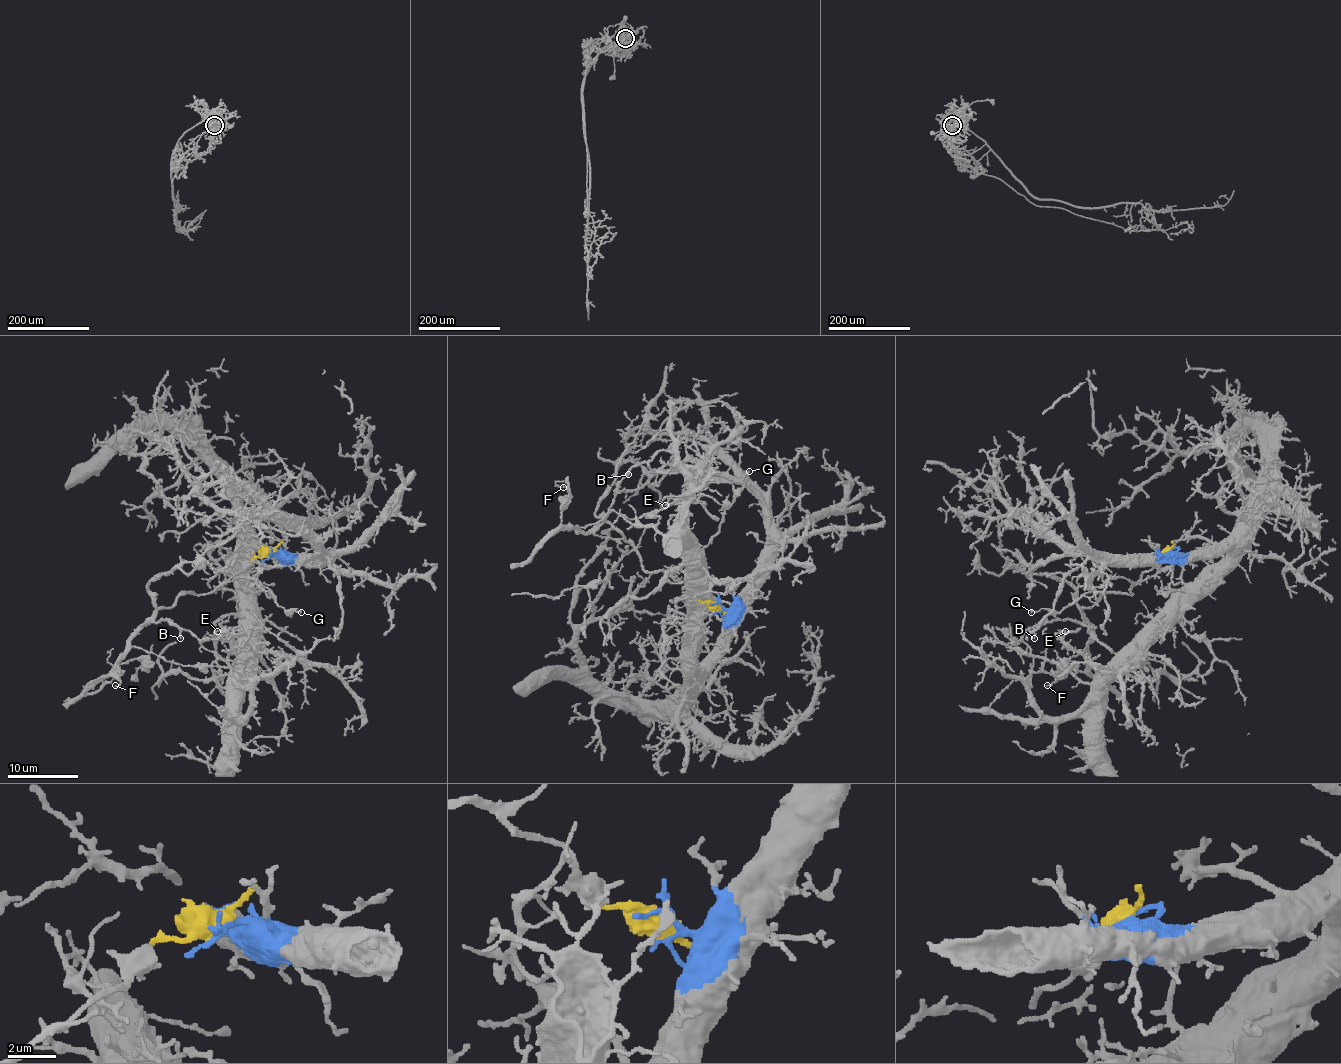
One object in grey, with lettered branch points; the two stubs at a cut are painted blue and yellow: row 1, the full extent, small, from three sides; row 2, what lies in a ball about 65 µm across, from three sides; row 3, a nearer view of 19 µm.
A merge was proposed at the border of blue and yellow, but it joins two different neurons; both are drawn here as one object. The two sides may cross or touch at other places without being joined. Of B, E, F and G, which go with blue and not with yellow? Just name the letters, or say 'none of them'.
E

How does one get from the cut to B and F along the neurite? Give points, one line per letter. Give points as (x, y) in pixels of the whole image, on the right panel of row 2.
B: (1167, 552), (1144, 571), (1130, 594), (1105, 593), (1082, 610), (1080, 621), (1041, 621), (1034, 639)
F: (1167, 552), (1130, 594), (1105, 593), (1085, 607), (1082, 616), (1092, 626), (1087, 665), (1046, 685)

